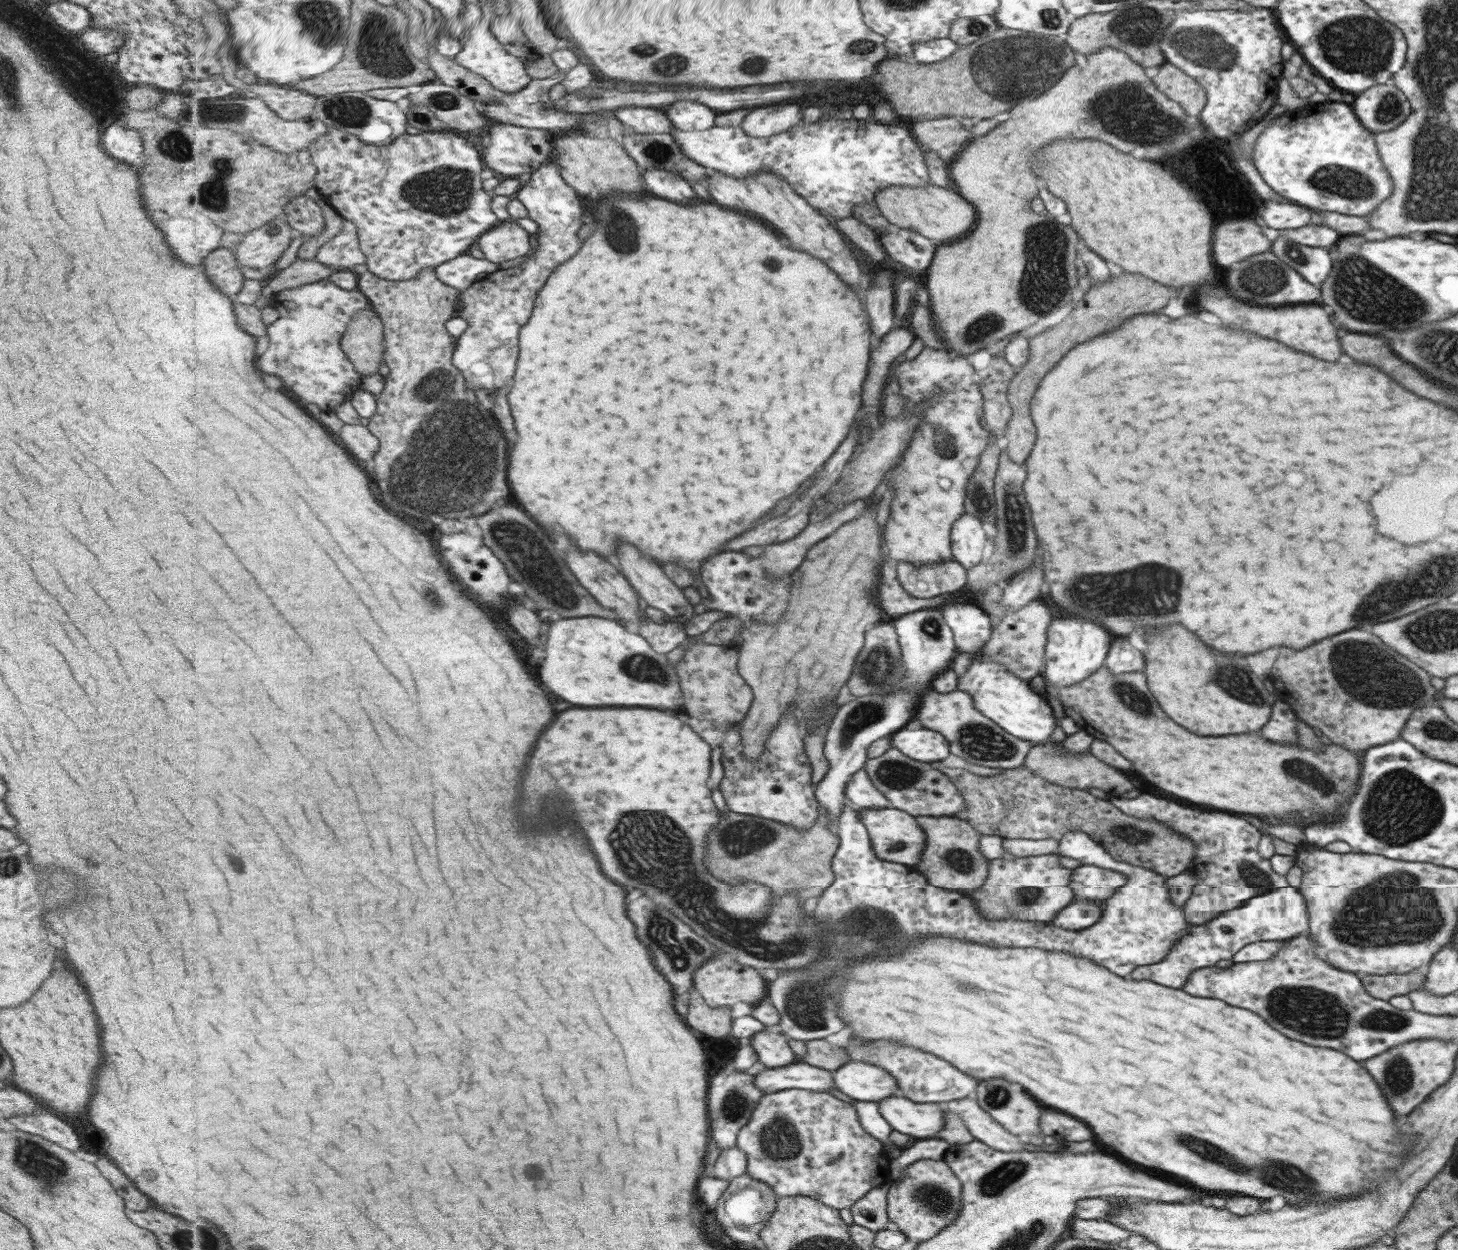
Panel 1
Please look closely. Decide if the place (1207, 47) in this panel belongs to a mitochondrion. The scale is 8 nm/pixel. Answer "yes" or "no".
yes

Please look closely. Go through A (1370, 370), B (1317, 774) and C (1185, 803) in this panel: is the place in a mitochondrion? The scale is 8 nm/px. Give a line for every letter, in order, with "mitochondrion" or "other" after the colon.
A: other
B: mitochondrion
C: other

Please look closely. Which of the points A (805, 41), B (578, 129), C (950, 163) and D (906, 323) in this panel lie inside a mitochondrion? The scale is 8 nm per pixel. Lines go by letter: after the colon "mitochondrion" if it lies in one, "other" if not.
A: other
B: other
C: other
D: other

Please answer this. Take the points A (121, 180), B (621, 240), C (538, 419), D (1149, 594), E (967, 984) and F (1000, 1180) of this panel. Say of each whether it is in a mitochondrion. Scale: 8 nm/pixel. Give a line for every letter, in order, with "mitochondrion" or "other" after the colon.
A: other
B: mitochondrion
C: other
D: mitochondrion
E: mitochondrion
F: mitochondrion

